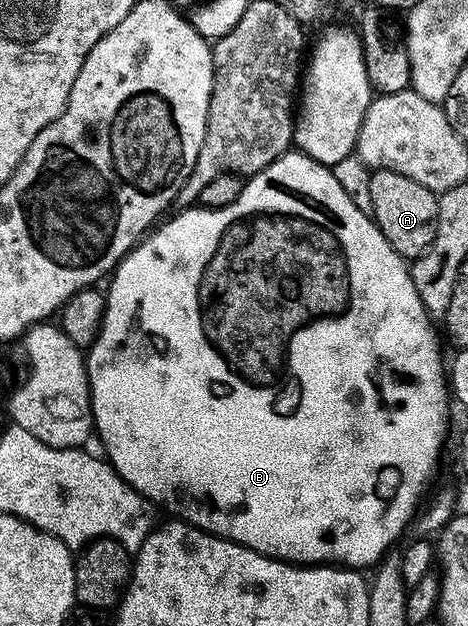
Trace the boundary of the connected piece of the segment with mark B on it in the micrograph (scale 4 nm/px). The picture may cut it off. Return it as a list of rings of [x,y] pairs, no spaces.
[[[330,26],[319,36],[318,43],[315,44],[314,51],[312,50],[313,46],[304,66],[304,81],[300,86],[300,105],[296,110],[293,140],[293,145],[295,147],[299,146],[307,155],[294,154],[295,152],[284,153],[275,162],[268,164],[268,168],[264,168],[258,174],[249,175],[245,179],[240,196],[236,196],[236,200],[232,200],[232,204],[221,206],[215,210],[205,208],[179,209],[177,211],[179,214],[175,218],[167,217],[157,229],[147,233],[138,245],[129,250],[121,262],[114,267],[112,277],[109,279],[109,282],[111,281],[110,290],[105,291],[106,311],[102,317],[102,327],[96,336],[96,340],[84,354],[86,375],[90,385],[90,411],[94,413],[93,433],[96,438],[102,441],[102,446],[106,449],[104,451],[106,461],[113,466],[115,472],[133,490],[143,494],[155,507],[161,508],[163,506],[170,513],[167,515],[186,522],[190,526],[195,526],[198,530],[215,534],[217,538],[229,538],[231,542],[238,542],[241,546],[252,548],[264,556],[276,559],[277,562],[288,562],[300,566],[337,564],[343,568],[363,568],[362,566],[370,565],[370,567],[373,567],[386,557],[388,551],[393,547],[390,545],[405,532],[406,526],[408,530],[423,505],[424,497],[422,498],[422,493],[425,492],[426,485],[433,480],[434,469],[438,466],[438,457],[442,454],[442,441],[446,438],[446,421],[450,418],[452,394],[448,389],[448,366],[445,361],[442,363],[442,346],[438,343],[437,332],[434,331],[435,323],[430,315],[426,313],[424,304],[420,302],[420,296],[416,296],[416,284],[412,284],[409,265],[395,252],[392,244],[388,244],[388,240],[374,223],[373,217],[360,212],[360,208],[356,208],[356,204],[352,204],[352,196],[348,196],[348,192],[344,192],[344,188],[340,188],[340,183],[337,182],[333,169],[331,169],[340,160],[349,158],[355,153],[360,124],[364,120],[366,110],[372,101],[368,72],[364,68],[362,40],[351,27],[349,30],[346,26]]]

